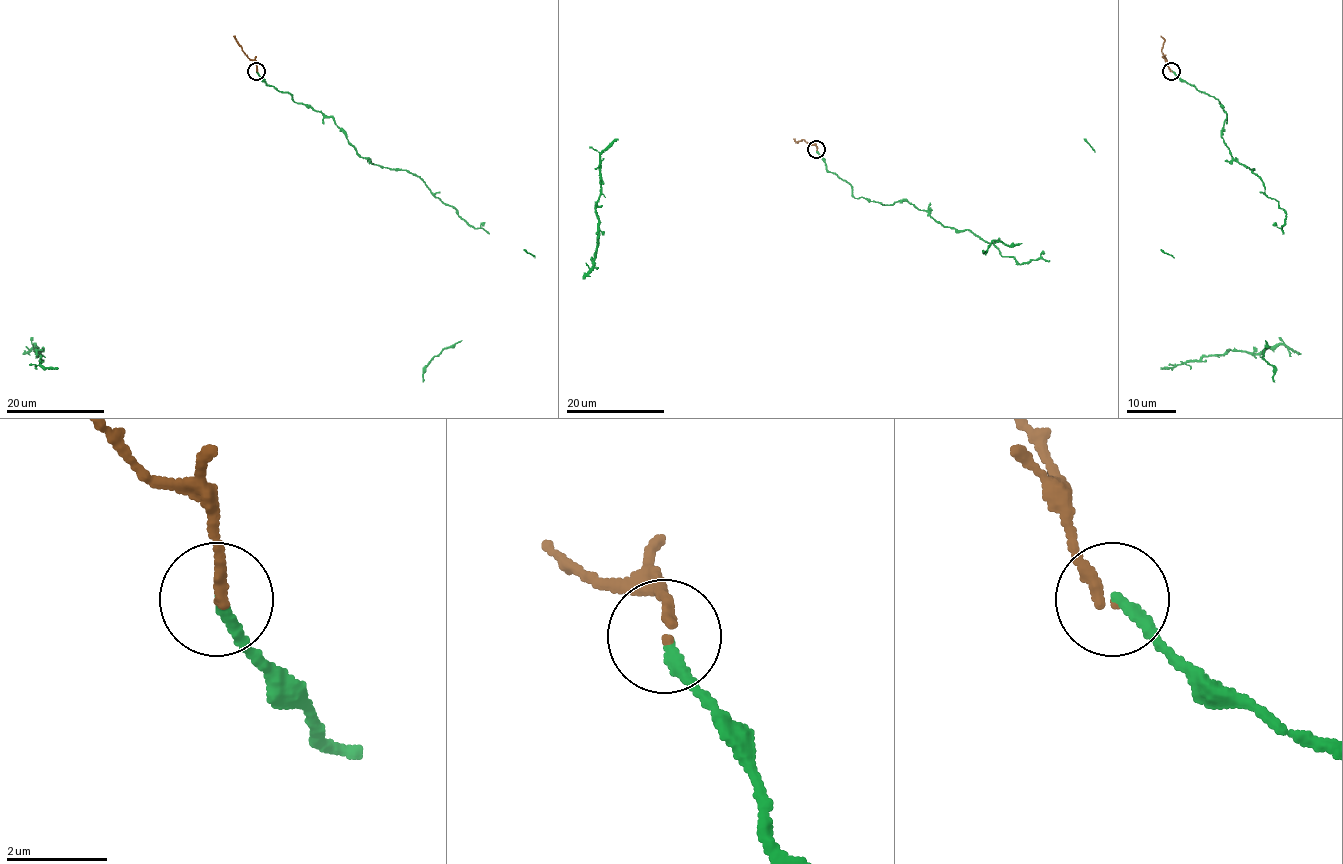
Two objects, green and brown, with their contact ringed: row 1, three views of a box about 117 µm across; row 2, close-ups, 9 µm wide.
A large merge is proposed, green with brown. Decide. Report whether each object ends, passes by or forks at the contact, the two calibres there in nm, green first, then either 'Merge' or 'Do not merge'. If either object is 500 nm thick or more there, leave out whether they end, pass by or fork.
At the ring green ends. At the ring brown ends. Thickness 220 nm (green) against 160 nm. Merge

